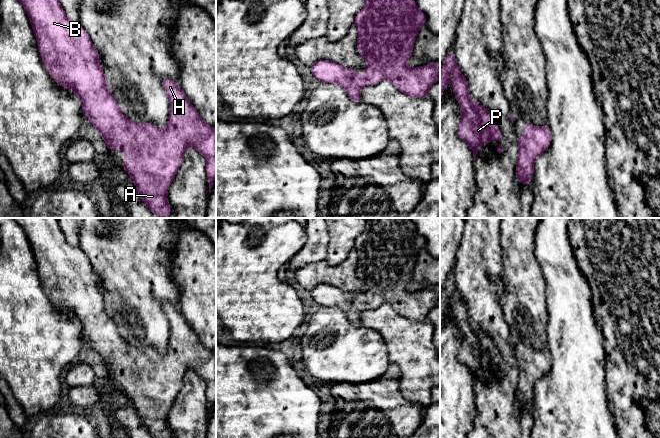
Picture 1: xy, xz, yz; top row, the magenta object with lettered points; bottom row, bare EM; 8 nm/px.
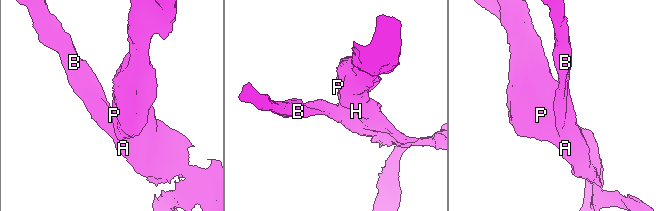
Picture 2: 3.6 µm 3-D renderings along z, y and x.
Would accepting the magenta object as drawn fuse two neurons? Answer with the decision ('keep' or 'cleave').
keep

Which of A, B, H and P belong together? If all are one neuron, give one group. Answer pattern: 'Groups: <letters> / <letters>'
Groups: A B H P

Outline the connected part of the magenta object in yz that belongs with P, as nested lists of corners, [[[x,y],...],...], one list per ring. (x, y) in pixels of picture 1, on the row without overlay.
[[[450,275],[444,285],[444,289],[440,295],[440,323],[443,319],[443,315],[446,312],[447,305],[452,296],[456,296],[458,301],[451,306],[456,323],[459,325],[460,336],[462,337],[462,342],[459,347],[459,362],[466,365],[473,376],[474,383],[478,378],[478,371],[480,369],[485,369],[491,365],[501,365],[502,358],[495,346],[493,340],[489,337],[484,329],[475,328],[469,320],[468,306],[464,298],[459,293],[455,277]]]

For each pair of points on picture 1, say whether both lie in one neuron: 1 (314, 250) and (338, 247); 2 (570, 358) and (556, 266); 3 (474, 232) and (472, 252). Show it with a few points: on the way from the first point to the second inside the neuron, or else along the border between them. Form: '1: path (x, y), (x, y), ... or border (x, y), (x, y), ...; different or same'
1: border (328, 228), (329, 243), (324, 260); different
2: path (570, 335), (570, 309), (567, 289); same
3: path (472, 237), (472, 247); same

